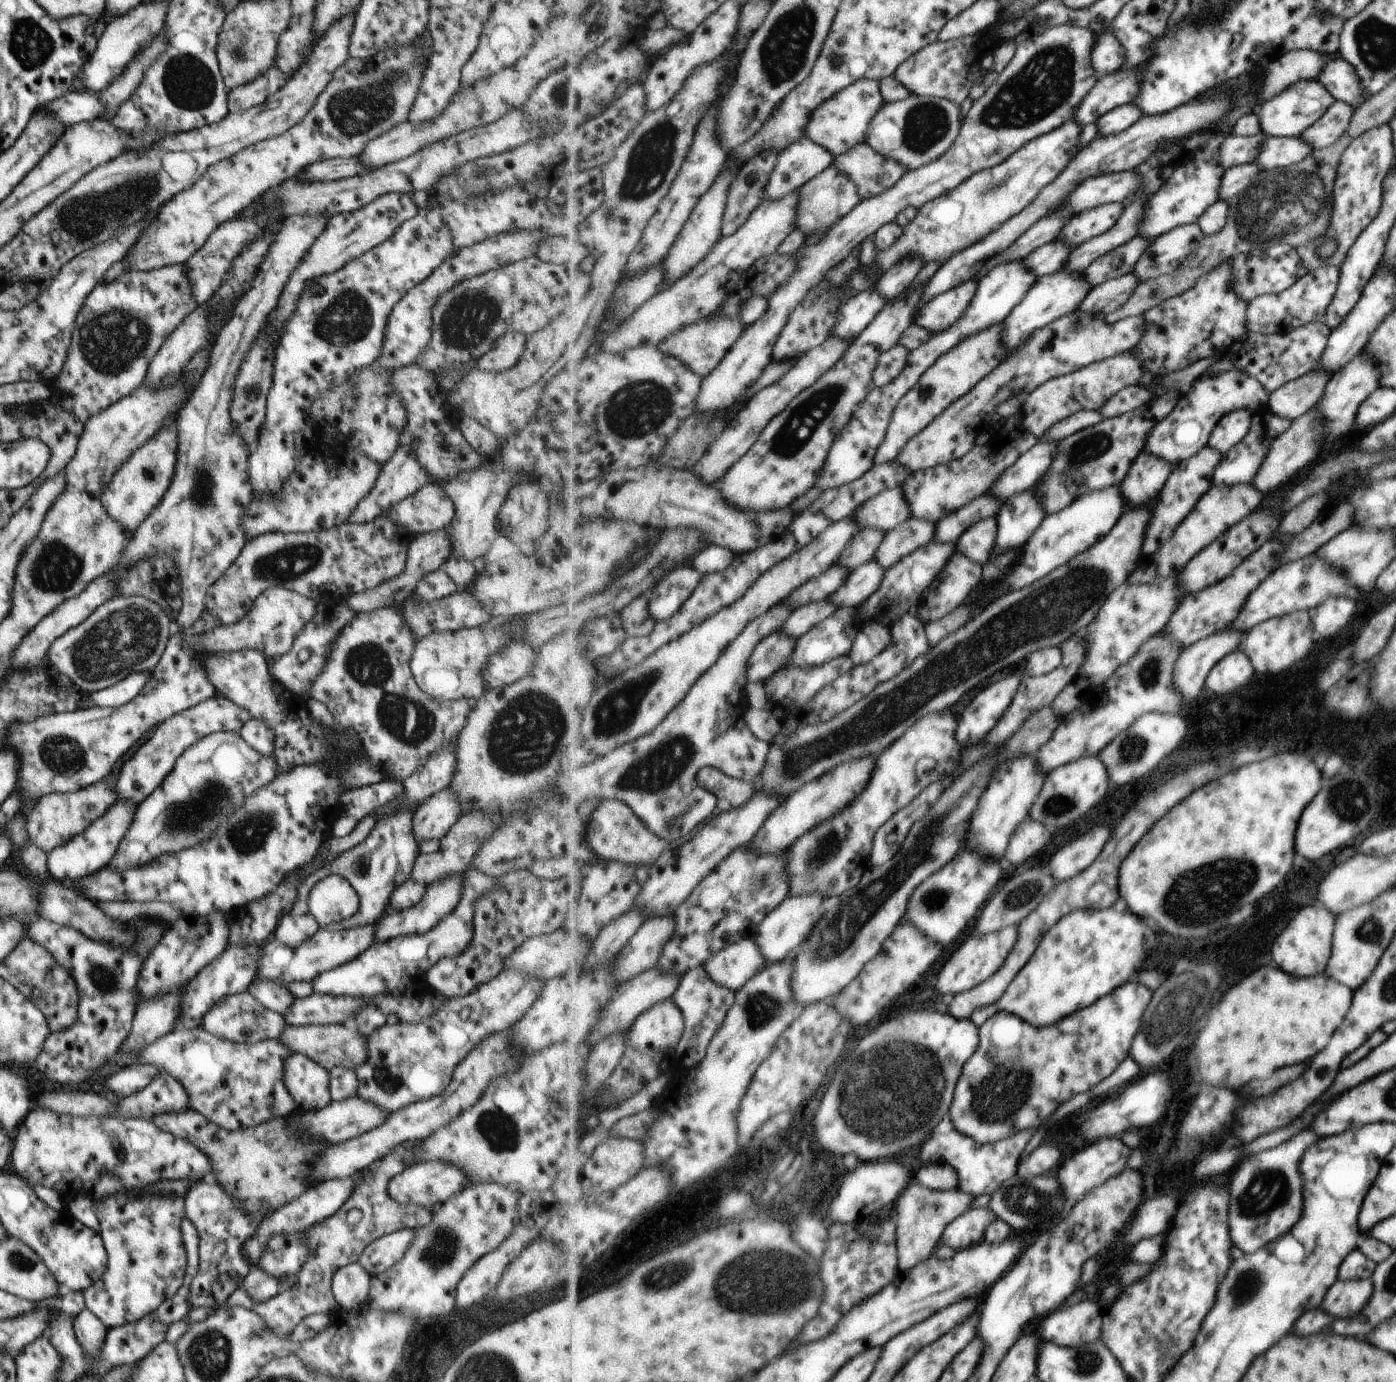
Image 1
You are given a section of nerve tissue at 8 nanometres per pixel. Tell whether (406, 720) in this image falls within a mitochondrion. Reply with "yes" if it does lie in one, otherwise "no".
yes

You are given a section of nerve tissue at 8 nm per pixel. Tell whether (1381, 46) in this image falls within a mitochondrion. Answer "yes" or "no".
yes

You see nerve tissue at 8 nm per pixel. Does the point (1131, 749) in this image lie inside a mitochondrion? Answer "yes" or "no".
yes

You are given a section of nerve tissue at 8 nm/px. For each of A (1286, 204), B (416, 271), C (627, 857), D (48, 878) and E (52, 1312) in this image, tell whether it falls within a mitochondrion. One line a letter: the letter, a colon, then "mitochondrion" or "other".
A: mitochondrion
B: other
C: other
D: other
E: other

